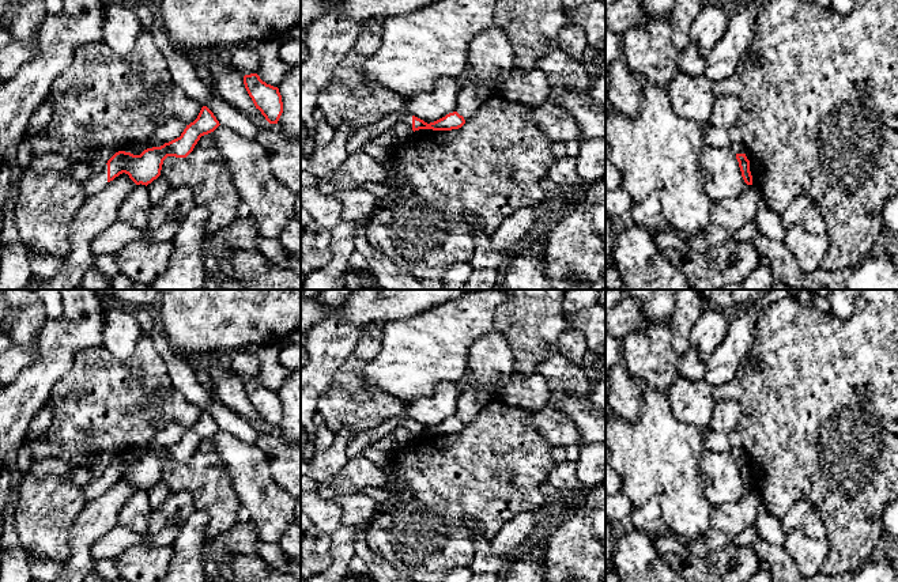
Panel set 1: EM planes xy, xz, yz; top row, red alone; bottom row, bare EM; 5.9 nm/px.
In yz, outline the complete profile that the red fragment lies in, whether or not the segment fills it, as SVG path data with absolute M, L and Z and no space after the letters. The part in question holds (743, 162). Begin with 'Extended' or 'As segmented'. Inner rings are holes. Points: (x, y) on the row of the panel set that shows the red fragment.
As segmented. M736 154L736 159L739 162L739 167L740 167L744 182L747 185L752 185L752 175L750 171L750 160L747 159L746 154Z

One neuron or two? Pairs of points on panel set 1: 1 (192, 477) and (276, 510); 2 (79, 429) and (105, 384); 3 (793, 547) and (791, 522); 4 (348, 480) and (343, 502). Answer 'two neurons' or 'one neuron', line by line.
1: two neurons
2: one neuron
3: two neurons
4: two neurons

